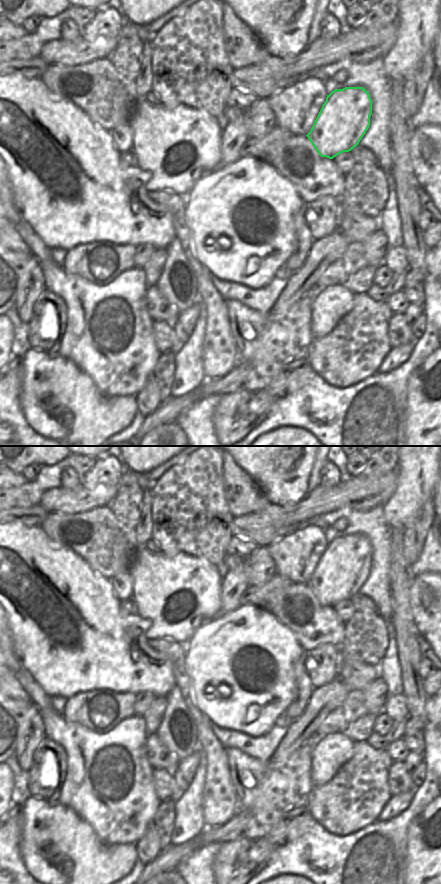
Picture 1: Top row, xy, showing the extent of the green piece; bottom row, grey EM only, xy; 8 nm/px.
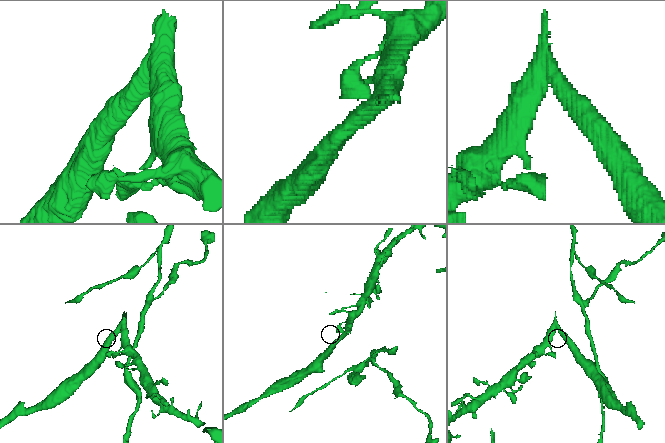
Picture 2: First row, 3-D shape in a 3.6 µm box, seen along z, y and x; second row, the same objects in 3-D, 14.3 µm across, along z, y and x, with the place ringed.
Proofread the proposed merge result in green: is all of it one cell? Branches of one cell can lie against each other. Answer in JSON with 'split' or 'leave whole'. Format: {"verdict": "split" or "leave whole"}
{"verdict": "split"}

